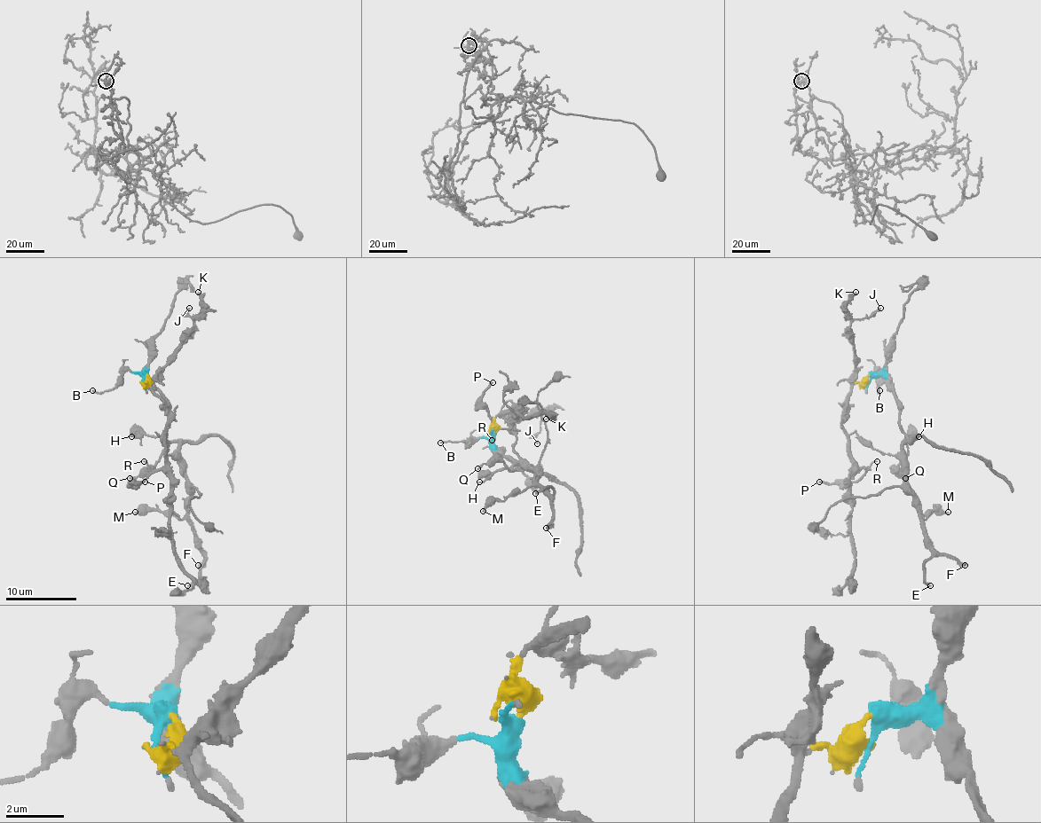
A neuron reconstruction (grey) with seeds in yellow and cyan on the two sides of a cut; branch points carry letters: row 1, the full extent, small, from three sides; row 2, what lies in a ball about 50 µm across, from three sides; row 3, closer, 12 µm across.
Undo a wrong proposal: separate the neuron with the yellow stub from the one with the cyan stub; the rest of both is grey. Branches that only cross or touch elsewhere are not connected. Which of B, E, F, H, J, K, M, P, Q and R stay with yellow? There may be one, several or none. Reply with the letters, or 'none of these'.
J, K, P, R

